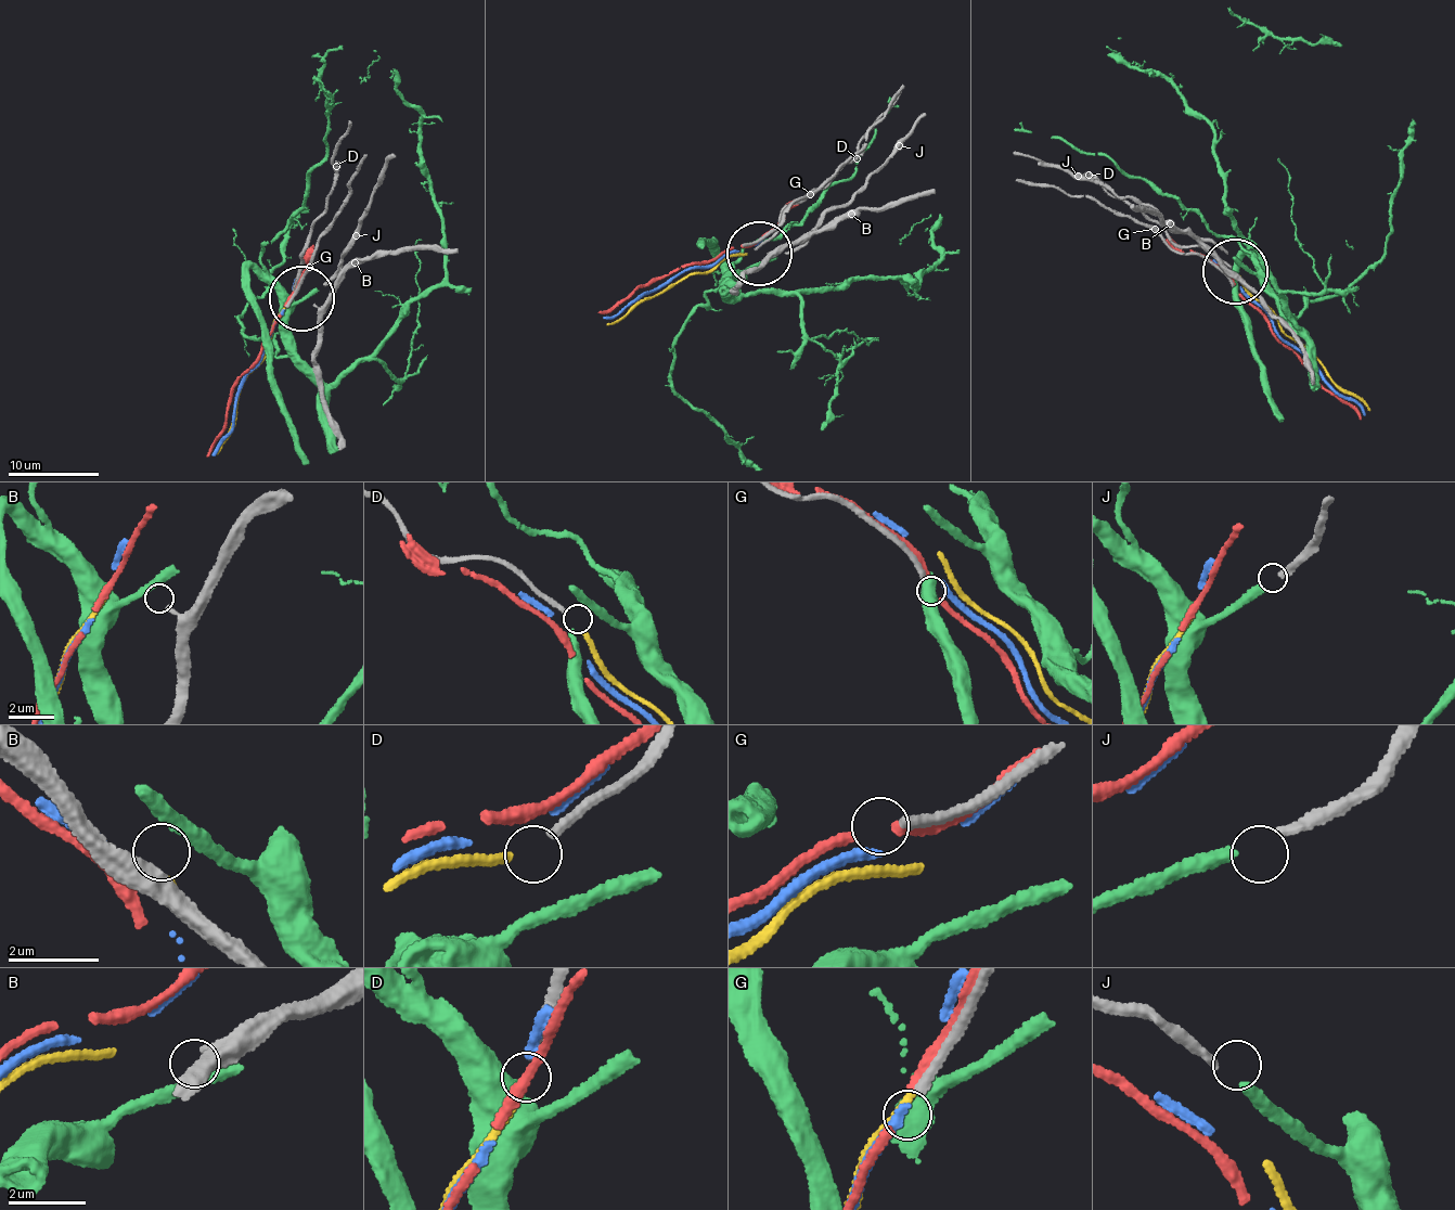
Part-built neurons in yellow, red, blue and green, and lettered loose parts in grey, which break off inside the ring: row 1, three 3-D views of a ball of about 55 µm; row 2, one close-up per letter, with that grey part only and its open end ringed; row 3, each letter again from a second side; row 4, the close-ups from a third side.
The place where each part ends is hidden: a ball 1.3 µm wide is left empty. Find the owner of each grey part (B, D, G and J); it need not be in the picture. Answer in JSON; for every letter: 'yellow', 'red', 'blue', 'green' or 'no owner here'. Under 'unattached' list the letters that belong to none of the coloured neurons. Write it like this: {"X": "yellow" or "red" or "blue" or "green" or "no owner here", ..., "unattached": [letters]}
{"B": "no owner here", "D": "yellow", "G": "no owner here", "J": "green", "unattached": ["B", "G"]}

